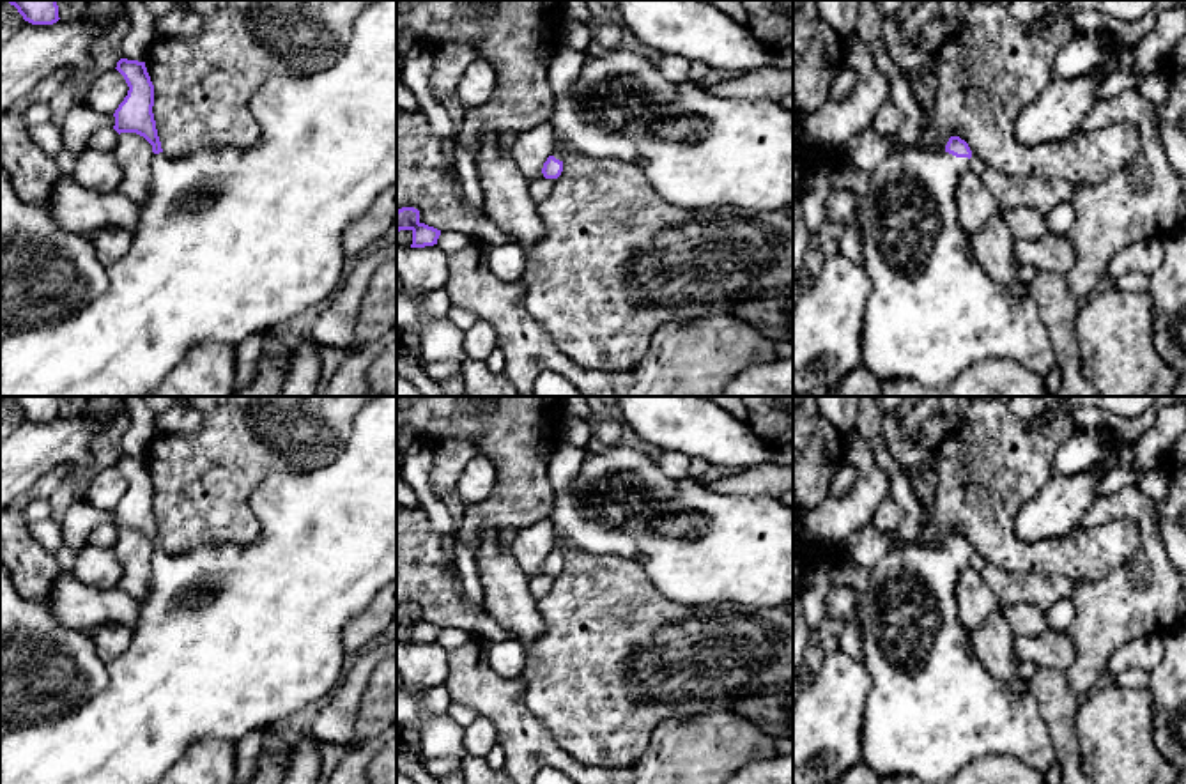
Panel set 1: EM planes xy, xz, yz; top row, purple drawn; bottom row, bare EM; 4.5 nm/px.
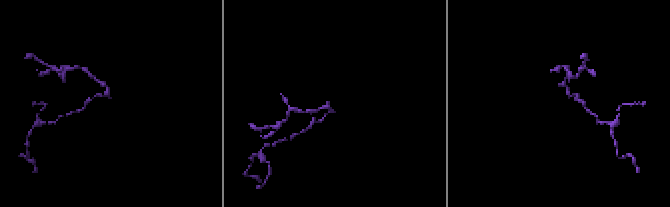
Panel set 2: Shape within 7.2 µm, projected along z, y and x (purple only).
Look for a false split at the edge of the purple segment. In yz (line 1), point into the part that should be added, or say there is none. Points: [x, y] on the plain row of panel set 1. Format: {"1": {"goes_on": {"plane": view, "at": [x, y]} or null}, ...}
{"1": {"goes_on": {"plane": "yz", "at": [933, 708]}}}

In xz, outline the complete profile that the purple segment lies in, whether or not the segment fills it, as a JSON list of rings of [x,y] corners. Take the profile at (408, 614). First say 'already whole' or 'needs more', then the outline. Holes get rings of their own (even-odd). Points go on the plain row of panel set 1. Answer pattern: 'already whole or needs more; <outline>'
already whole; [[[402,603],[397,607],[397,628],[400,626],[412,628],[411,644],[434,642],[441,632],[441,626],[420,618],[420,607],[414,603]]]

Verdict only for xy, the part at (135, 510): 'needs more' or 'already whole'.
needs more

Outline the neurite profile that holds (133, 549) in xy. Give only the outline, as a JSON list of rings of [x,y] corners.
[[[120,529],[113,552],[122,565],[119,588],[142,602],[150,588],[152,542],[136,529]]]

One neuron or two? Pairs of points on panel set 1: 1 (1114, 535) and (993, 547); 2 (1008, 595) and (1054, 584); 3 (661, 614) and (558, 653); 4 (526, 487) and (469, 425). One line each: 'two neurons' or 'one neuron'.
1: one neuron
2: one neuron
3: one neuron
4: one neuron

